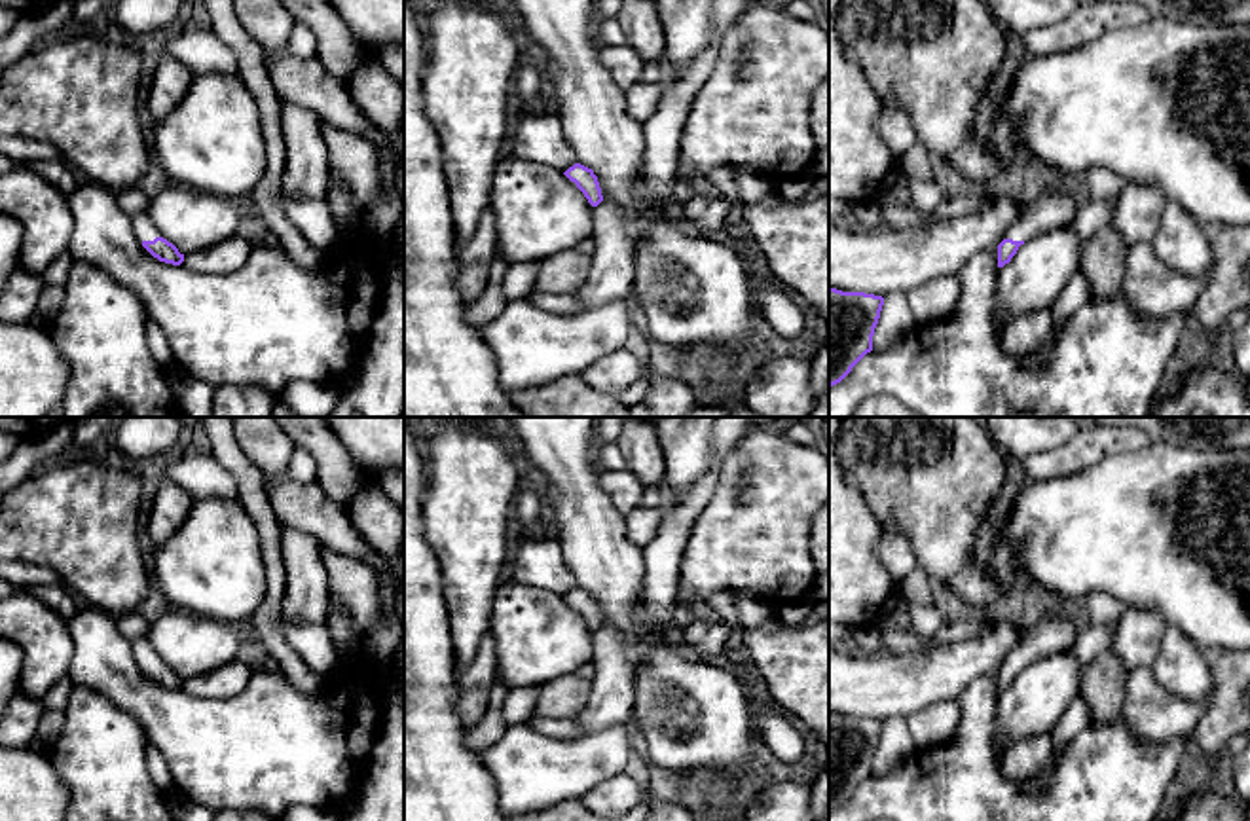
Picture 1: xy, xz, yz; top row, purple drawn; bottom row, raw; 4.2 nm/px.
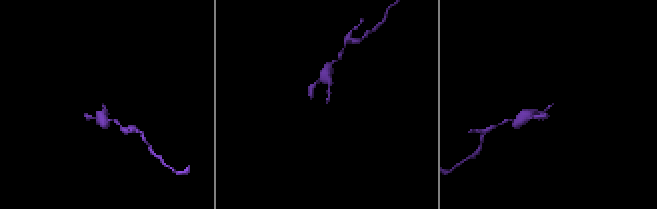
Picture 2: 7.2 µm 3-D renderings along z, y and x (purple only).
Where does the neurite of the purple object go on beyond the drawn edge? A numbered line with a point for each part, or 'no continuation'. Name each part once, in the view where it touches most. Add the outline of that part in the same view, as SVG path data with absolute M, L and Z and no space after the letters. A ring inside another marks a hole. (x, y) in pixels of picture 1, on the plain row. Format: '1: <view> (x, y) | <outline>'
1: xy (143, 653) | M148 637L133 641L133 660L138 666L154 666L156 662L161 662Z

